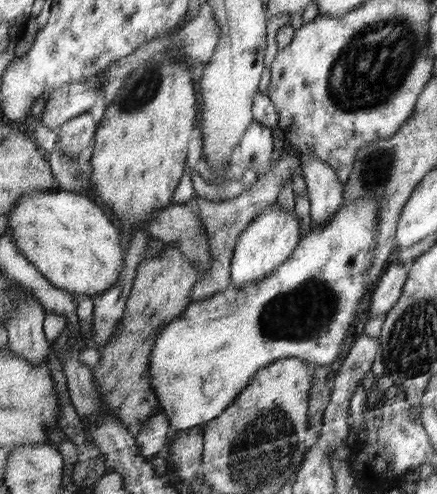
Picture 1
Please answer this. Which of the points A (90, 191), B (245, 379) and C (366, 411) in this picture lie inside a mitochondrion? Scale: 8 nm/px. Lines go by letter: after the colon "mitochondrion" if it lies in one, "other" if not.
A: other
B: other
C: other

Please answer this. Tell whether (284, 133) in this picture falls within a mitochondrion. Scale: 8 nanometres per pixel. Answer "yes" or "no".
no

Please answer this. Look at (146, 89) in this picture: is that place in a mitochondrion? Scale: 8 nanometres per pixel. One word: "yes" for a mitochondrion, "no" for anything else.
yes

